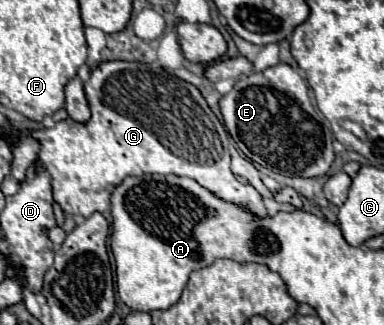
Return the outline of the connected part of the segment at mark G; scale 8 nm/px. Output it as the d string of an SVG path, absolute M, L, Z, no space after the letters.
M106 61L90 73L84 89L92 109L92 117L88 123L76 123L72 119L66 119L56 123L56 127L52 129L38 129L32 133L32 137L36 137L42 145L38 161L52 175L54 201L62 207L64 213L90 217L96 211L108 211L112 189L118 187L126 177L158 173L190 177L206 187L210 193L214 193L218 199L234 203L250 211L254 217L264 219L266 207L260 193L252 185L240 183L230 171L230 153L228 143L222 139L222 129L218 127L220 121L194 85L166 73L158 65L146 65L136 61Z

